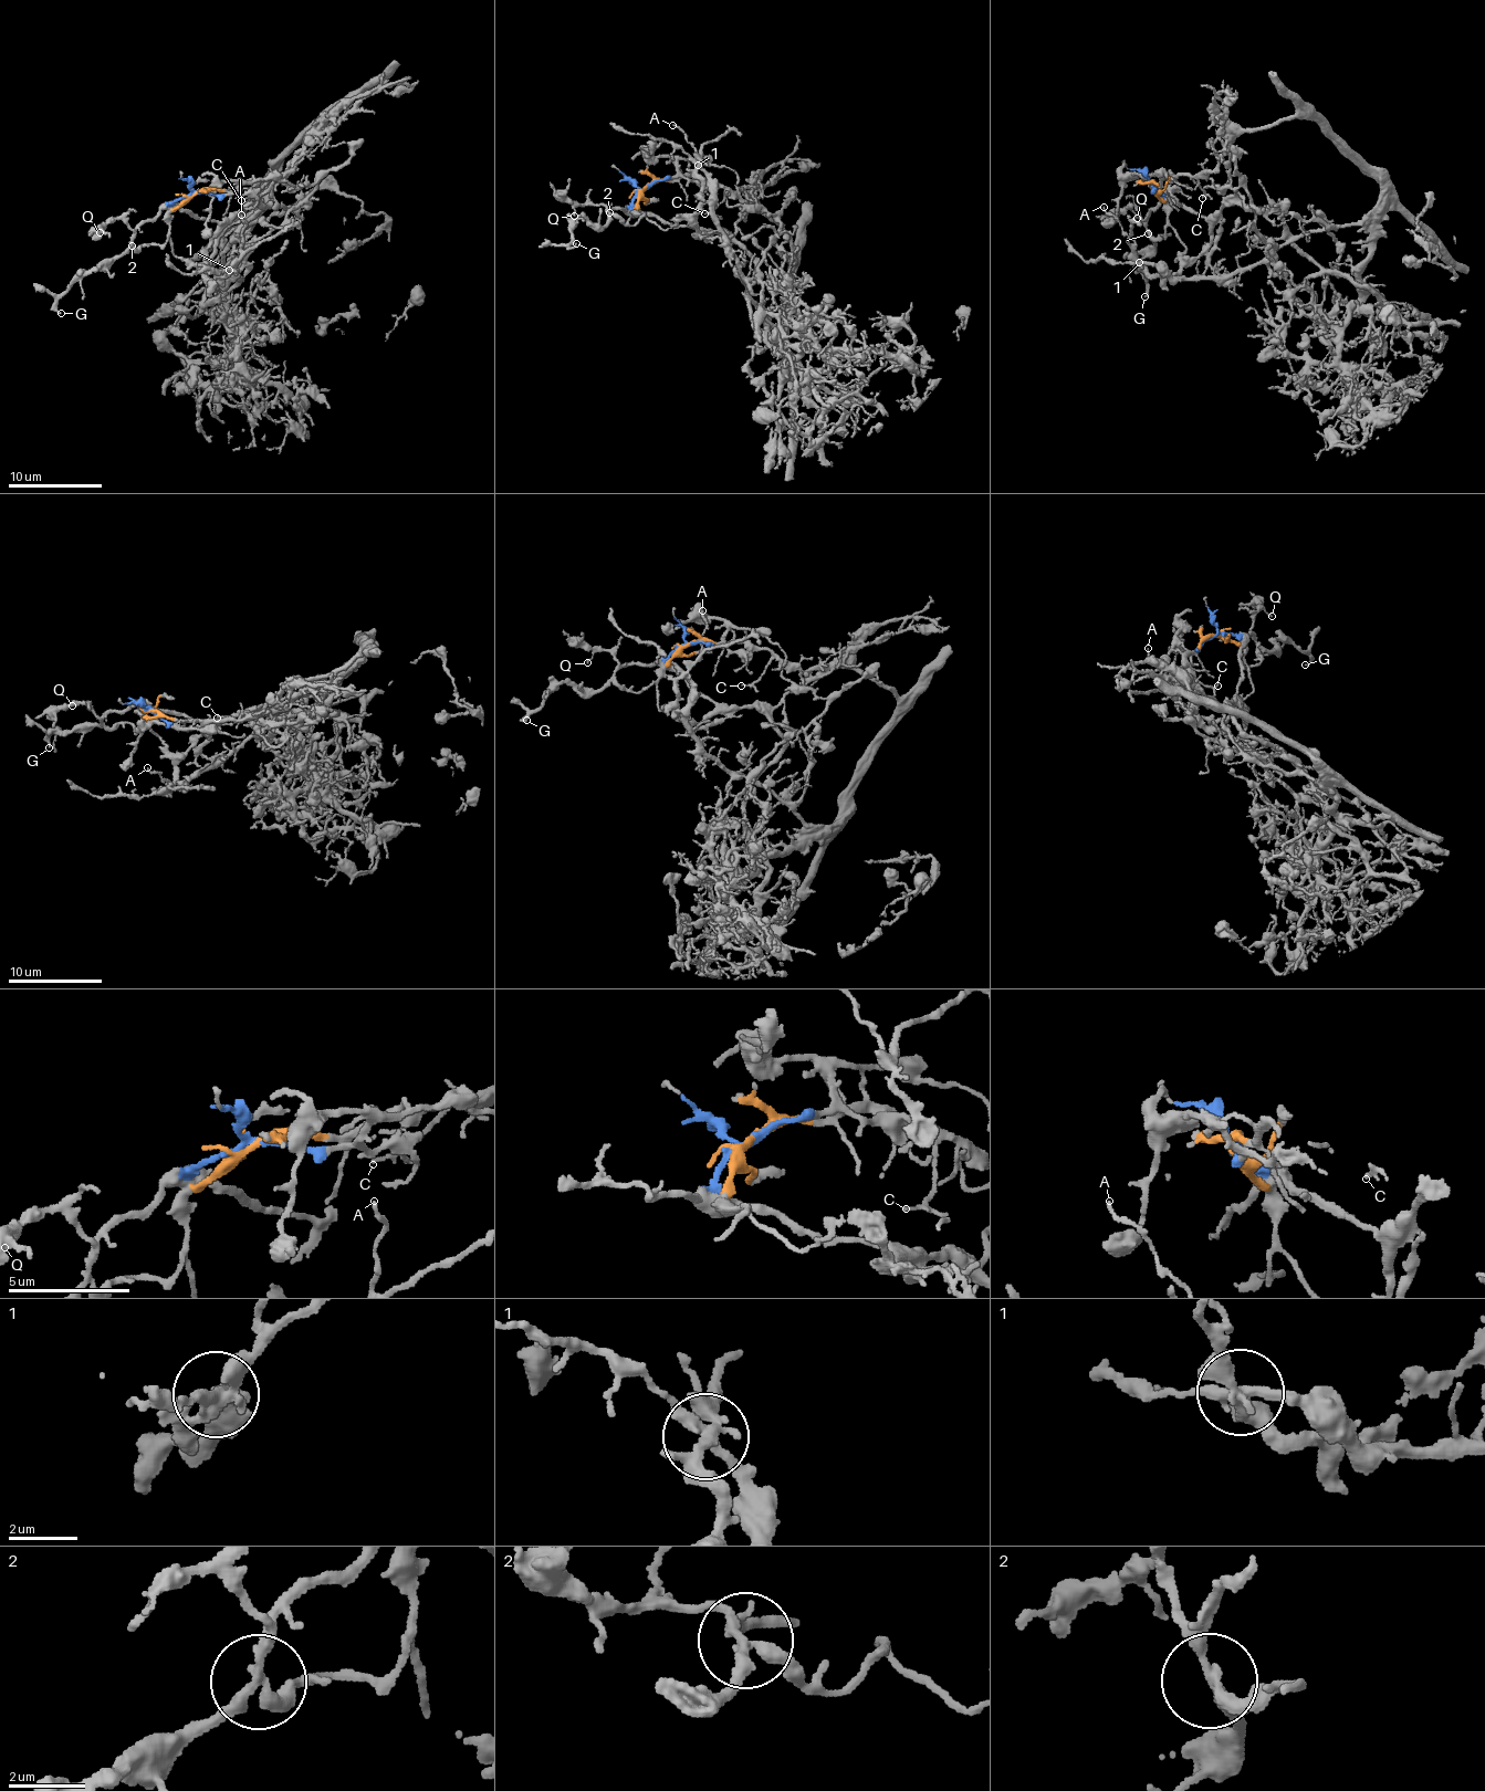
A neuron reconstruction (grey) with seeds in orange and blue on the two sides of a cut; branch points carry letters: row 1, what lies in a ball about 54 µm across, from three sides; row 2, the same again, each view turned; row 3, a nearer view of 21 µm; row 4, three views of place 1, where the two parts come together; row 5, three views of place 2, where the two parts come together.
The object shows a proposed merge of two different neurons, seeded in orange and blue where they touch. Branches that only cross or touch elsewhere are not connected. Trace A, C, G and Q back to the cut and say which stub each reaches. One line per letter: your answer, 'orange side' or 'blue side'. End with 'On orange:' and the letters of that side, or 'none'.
A: blue side
C: orange side
G: blue side
Q: blue side
On orange: C

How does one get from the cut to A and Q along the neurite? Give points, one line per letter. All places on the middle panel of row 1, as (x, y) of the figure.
A: (642, 188), (634, 201), (638, 210), (691, 227), (700, 238), (700, 161), (672, 125)
Q: (642, 188), (629, 206), (608, 210), (604, 206), (577, 206), (574, 216)

